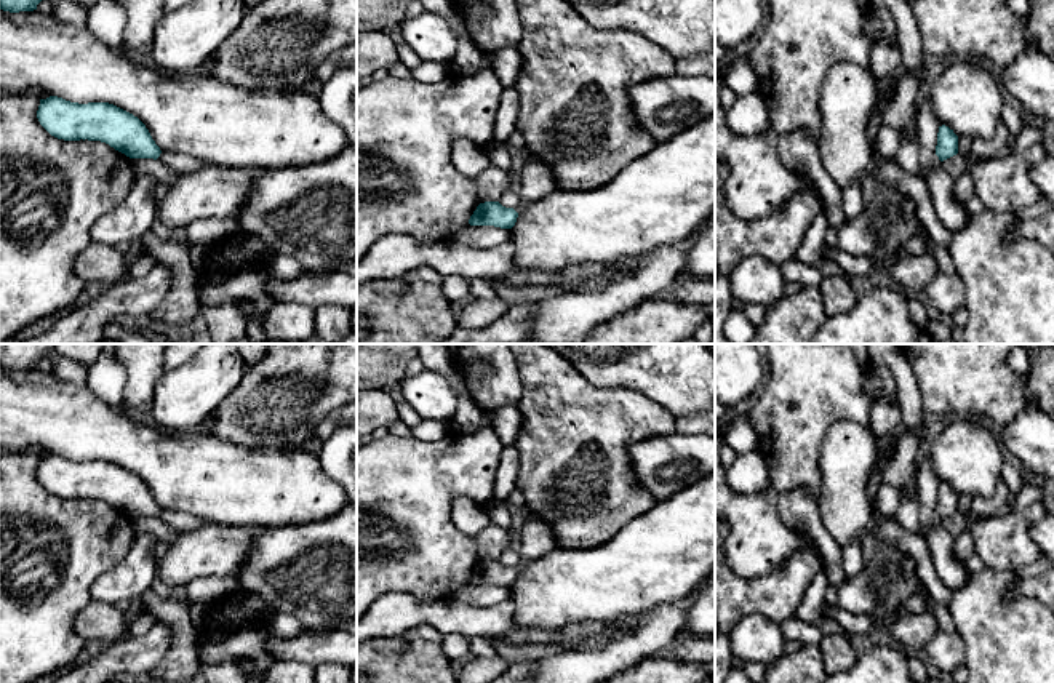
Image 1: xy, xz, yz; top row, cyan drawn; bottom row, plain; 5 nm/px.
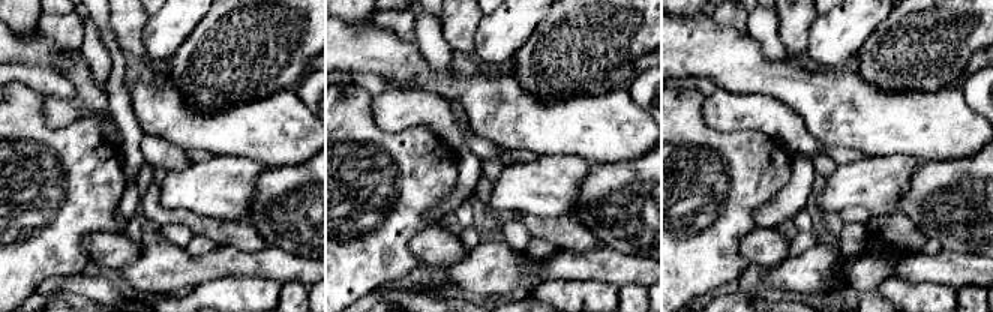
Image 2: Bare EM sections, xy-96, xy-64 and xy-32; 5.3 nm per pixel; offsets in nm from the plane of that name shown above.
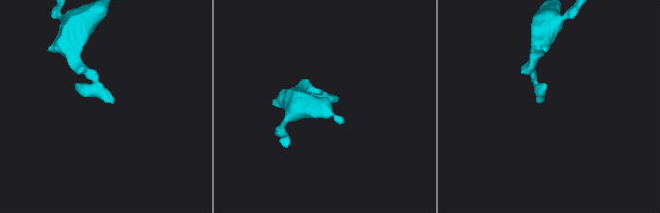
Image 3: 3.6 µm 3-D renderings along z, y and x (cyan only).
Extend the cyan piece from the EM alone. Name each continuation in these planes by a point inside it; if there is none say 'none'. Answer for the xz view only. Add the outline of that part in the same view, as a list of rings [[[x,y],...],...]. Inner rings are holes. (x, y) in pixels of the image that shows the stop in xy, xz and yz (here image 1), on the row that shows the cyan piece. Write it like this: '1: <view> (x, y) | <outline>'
1: xz (538, 181) | [[[526,154],[526,162],[521,171],[520,202],[513,210],[520,213],[523,206],[549,197],[557,189],[557,181],[549,165],[539,157]]]

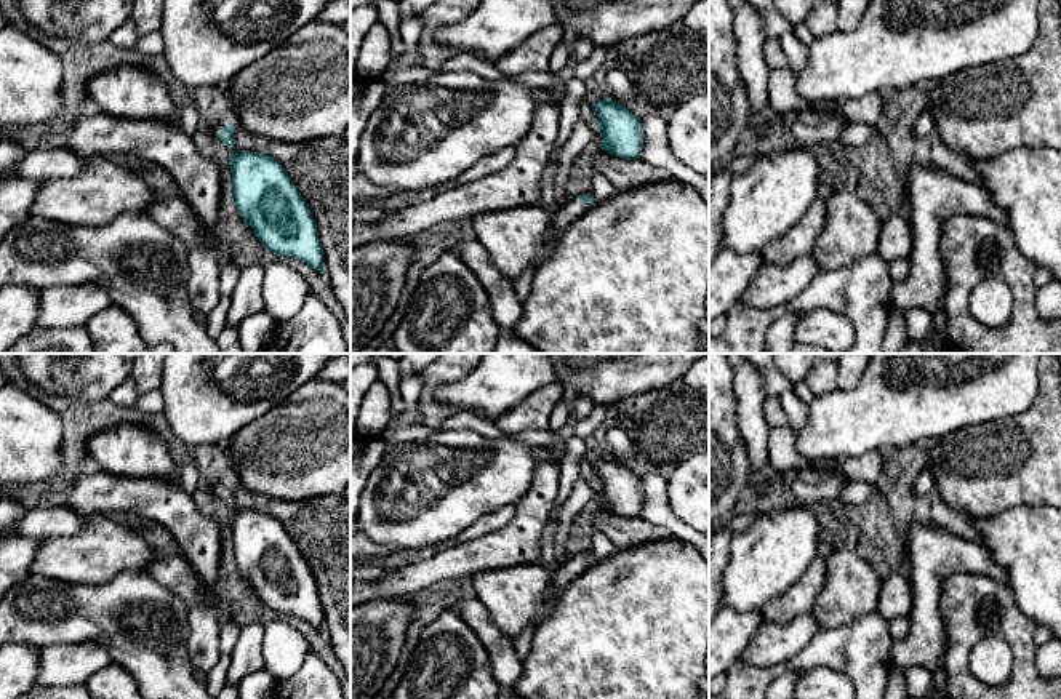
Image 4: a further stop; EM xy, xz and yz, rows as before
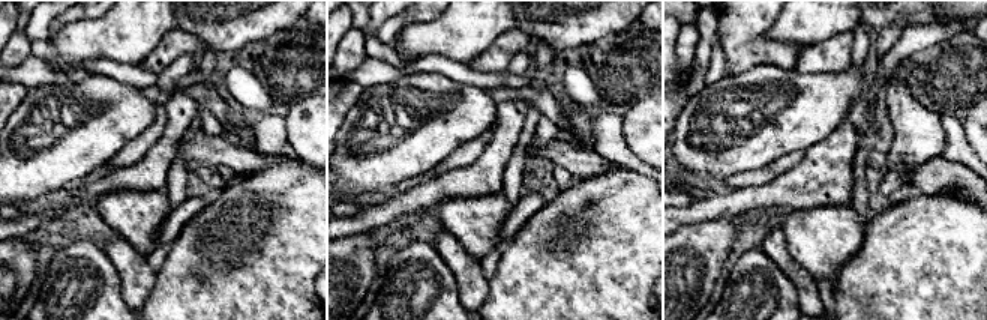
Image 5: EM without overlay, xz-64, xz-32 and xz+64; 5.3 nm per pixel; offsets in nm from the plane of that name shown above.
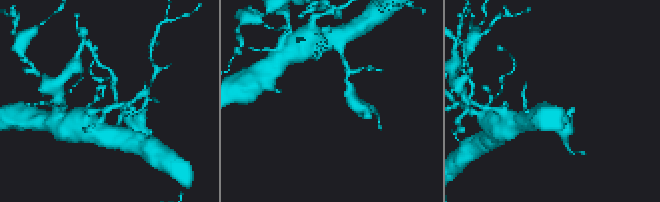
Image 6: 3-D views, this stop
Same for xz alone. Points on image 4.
1: xz (565, 216) | [[[578,198],[570,200],[563,208],[552,213],[551,235],[560,237],[568,226],[571,226],[589,205],[581,203]]]

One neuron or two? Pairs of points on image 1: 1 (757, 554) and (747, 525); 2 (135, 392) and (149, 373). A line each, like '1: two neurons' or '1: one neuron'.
1: one neuron
2: one neuron

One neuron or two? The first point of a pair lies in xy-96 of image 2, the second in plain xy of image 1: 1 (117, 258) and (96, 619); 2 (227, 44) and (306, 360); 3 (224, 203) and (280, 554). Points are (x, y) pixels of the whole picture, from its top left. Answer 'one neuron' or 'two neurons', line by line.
1: one neuron
2: one neuron
3: two neurons

